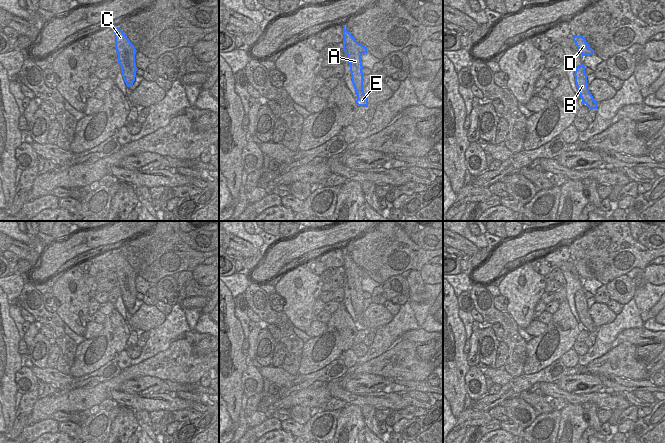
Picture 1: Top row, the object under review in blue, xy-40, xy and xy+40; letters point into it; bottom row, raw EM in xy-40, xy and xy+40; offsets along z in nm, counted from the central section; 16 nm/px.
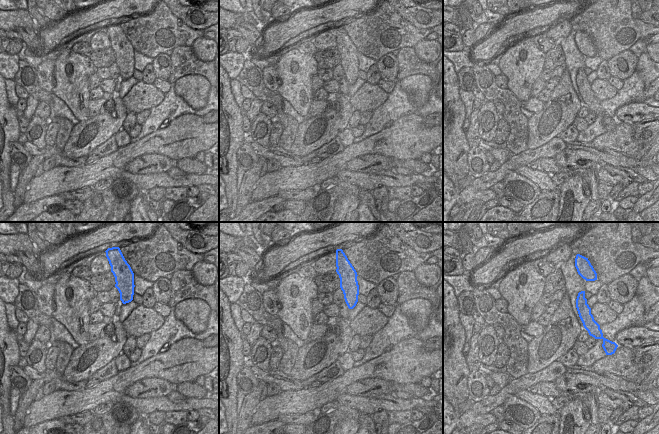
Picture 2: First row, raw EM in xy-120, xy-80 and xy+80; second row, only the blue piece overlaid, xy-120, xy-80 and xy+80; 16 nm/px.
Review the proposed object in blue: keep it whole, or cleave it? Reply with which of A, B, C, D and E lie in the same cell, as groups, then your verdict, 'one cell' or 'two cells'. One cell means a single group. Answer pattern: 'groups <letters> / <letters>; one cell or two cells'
groups A B C E / D; two cells

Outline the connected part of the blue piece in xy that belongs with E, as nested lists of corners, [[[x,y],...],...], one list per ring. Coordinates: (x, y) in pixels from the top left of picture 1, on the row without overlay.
[[[343,252],[343,274],[347,278],[347,285],[350,290],[351,303],[354,309],[354,313],[357,319],[355,327],[357,330],[368,331],[368,320],[363,315],[363,290],[361,286],[361,280],[367,276],[367,271],[358,267],[355,262]]]

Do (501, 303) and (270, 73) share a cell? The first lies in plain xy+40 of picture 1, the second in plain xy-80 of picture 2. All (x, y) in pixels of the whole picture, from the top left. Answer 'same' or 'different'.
same

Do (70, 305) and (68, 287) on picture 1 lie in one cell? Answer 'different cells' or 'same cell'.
same cell

